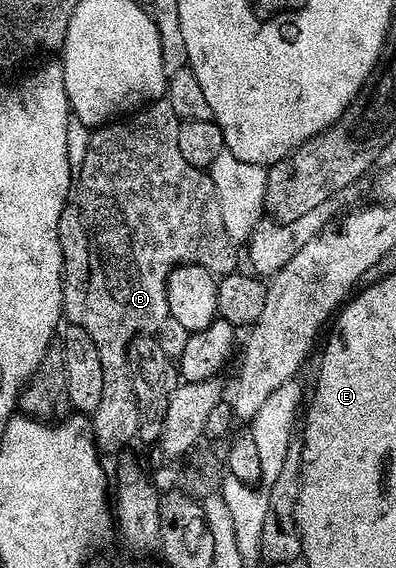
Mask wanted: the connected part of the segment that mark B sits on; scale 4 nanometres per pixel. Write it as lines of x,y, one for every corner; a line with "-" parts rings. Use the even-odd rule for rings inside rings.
168,99
154,100
152,104
132,113
120,122
110,122
94,131
89,138
89,149
83,158
83,166
75,176
75,196
78,196
81,214
85,218
85,226
89,230
89,285
87,286
87,310
83,327
87,334
91,334
91,342
99,349
99,362
103,362
103,398
99,398
99,406
91,413
91,427
97,442
97,447
102,453
113,452
117,454
126,447
129,439
137,436
139,422
139,406
133,389
131,375
131,345
136,336
156,334
159,326
169,319
167,306
167,278
181,264
198,264
220,278
238,271
237,248
238,245
229,237
223,226
223,214
219,210
219,198
215,194
215,182
211,182
208,171
203,168
191,166
187,158
179,150
179,126
182,120
171,110

